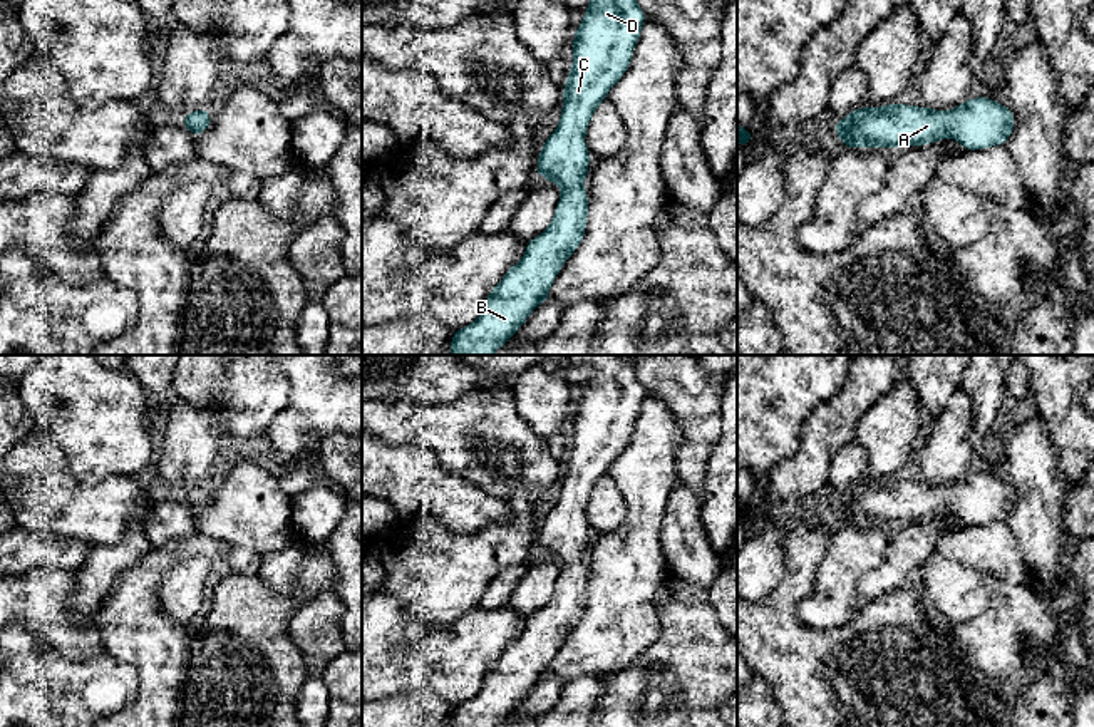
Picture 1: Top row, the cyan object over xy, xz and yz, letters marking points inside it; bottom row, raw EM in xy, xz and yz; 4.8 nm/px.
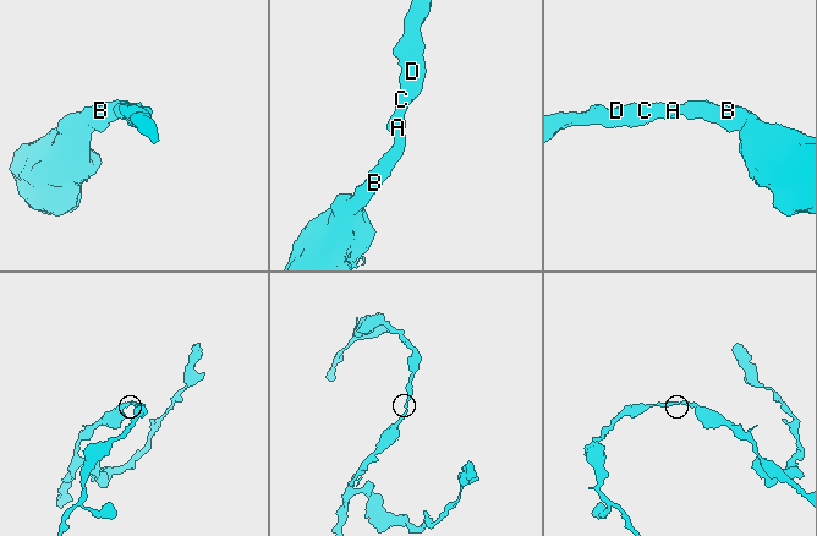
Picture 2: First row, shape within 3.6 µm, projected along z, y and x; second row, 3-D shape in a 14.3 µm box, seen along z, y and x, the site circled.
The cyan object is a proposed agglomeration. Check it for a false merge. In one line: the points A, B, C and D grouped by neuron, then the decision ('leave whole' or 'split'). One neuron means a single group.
A B C D; leave whole

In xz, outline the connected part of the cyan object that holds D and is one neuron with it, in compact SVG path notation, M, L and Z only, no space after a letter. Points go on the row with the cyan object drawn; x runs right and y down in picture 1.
M591 0L585 8L585 17L575 30L571 44L573 62L571 72L563 85L560 124L555 132L544 139L536 159L538 178L548 179L561 188L555 216L543 233L526 243L523 258L514 263L489 291L481 315L471 325L452 332L451 355L493 355L506 342L513 340L518 328L539 303L550 300L551 283L585 238L588 194L583 184L590 169L591 154L585 144L586 129L596 107L628 70L645 20L647 15L637 0Z

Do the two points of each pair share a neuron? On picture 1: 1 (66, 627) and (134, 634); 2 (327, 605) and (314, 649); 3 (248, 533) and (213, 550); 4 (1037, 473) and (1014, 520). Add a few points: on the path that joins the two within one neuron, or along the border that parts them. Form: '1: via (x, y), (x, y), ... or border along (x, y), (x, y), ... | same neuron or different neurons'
1: border along (96, 613), (104, 647) | different neurons
2: via (320, 615), (317, 639) | same neuron
3: border along (195, 530), (223, 541), (228, 546), (227, 558) | different neurons
4: via (1037, 484), (1037, 496), (1026, 508) | same neuron

